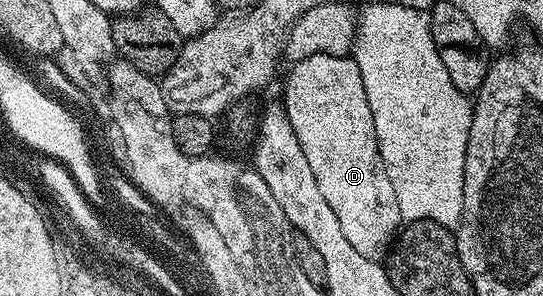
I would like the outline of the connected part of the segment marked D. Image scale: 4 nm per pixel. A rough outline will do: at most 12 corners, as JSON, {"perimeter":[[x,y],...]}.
{"perimeter":[[353,57],[289,68],[284,105],[344,240],[403,221]]}

